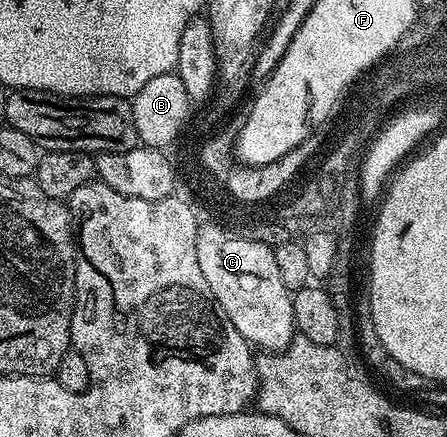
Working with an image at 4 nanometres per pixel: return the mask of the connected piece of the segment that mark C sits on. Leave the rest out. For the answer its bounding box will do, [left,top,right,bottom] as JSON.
[198,231,296,352]

